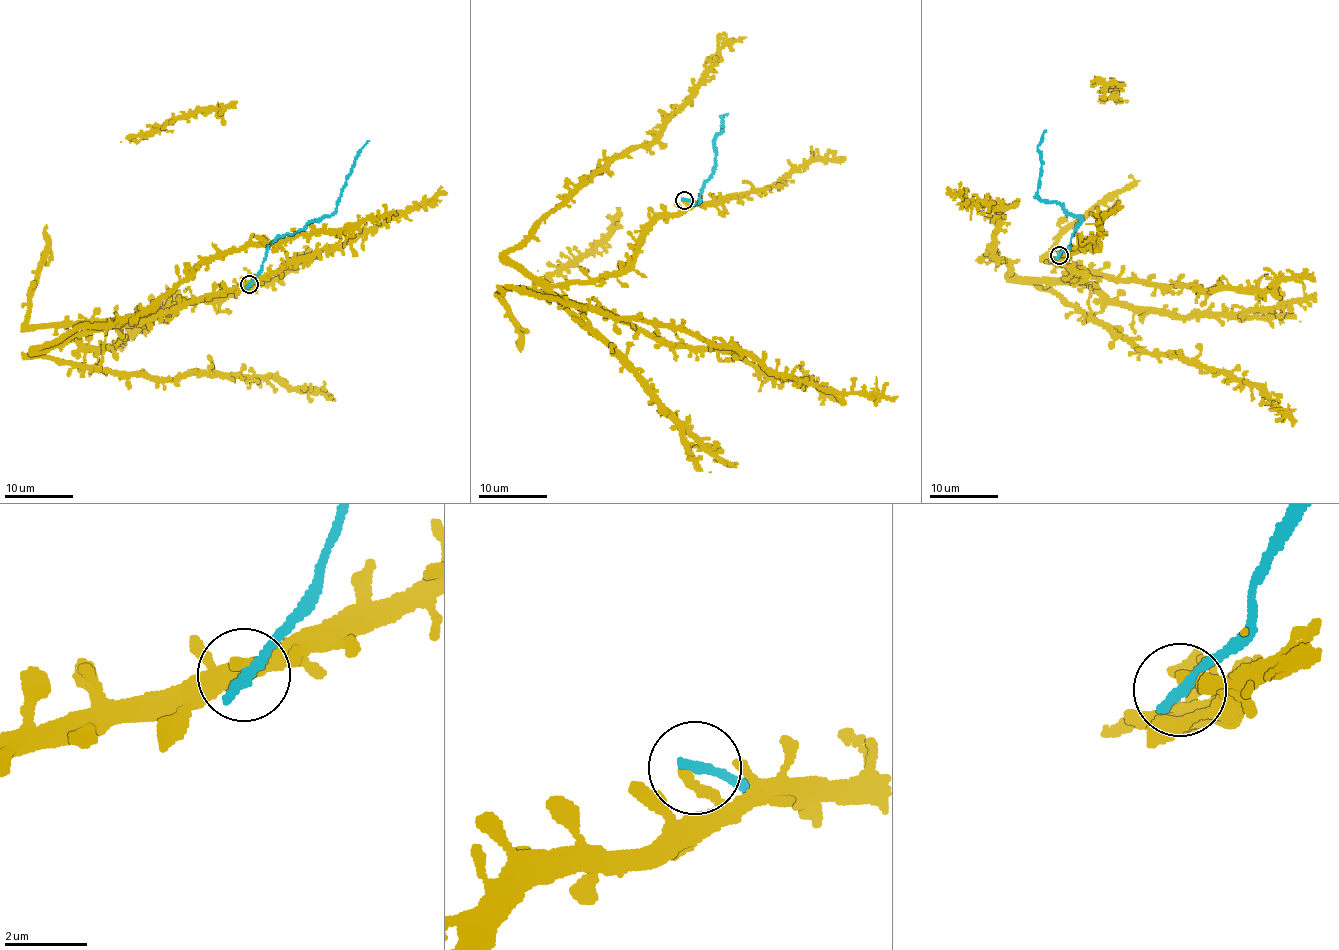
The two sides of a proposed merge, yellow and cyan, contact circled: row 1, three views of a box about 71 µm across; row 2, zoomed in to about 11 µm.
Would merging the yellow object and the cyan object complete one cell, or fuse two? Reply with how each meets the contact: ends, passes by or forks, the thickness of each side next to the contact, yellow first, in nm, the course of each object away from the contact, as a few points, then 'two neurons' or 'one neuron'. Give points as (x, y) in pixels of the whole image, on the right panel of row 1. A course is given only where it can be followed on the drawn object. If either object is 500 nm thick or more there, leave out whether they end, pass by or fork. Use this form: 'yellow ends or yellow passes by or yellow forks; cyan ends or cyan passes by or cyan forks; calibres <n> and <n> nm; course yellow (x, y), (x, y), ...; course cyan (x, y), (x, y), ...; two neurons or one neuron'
yellow ends; cyan ends; calibres 260 and 300 nm; course yellow (1058, 254), (1081, 279), (1010, 274), (994, 249), (1000, 224), (995, 217), (1006, 209), (968, 205), (962, 194); course cyan (1058, 256), (1070, 244), (1081, 221), (1060, 204), (1042, 202), (1037, 196), (1042, 165), (1038, 145), (1045, 130); two neurons

